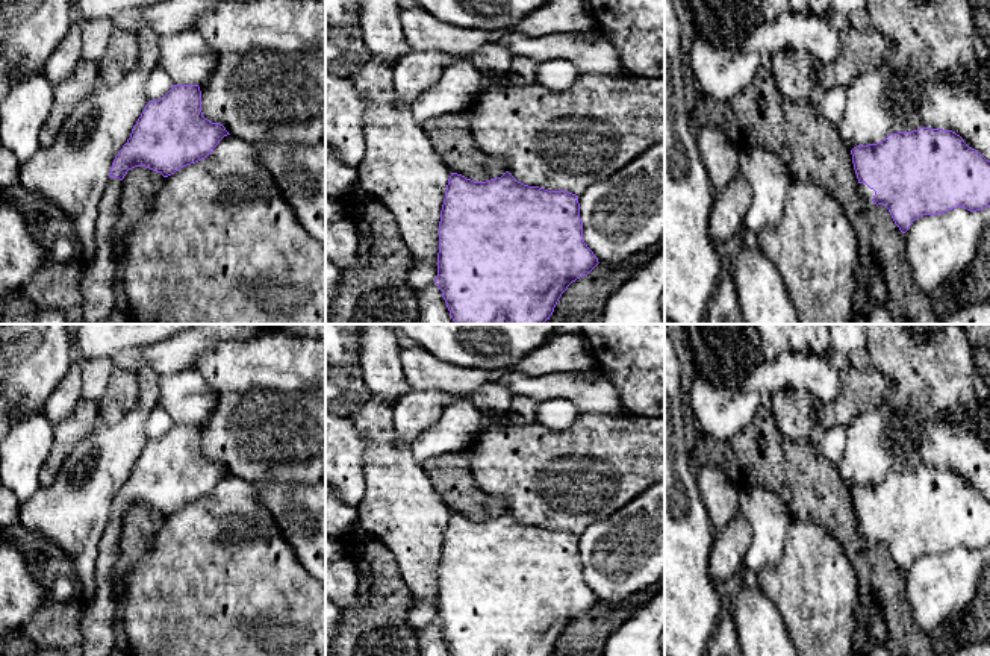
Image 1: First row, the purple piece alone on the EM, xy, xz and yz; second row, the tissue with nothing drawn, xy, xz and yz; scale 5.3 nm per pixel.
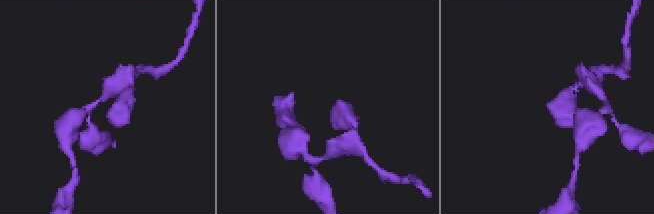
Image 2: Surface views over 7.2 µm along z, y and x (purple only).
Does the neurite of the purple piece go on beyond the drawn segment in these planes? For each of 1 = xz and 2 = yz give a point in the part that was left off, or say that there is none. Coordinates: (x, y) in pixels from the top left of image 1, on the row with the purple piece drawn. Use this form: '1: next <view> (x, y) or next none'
1: next none
2: next yz (866, 193)

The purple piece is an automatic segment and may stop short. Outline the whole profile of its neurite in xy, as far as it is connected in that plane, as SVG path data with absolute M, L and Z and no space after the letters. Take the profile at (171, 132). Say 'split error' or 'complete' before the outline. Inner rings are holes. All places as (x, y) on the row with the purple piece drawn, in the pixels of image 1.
split error; M173 85L159 100L145 105L141 117L132 129L130 138L118 152L112 162L109 182L98 203L98 217L95 223L94 255L91 265L80 274L80 292L83 297L83 320L88 324L104 323L115 309L114 282L120 274L118 236L115 223L118 214L118 200L123 191L121 180L129 170L145 167L168 177L180 168L195 164L209 155L219 141L230 135L219 123L212 123L201 112L201 91L198 85Z

